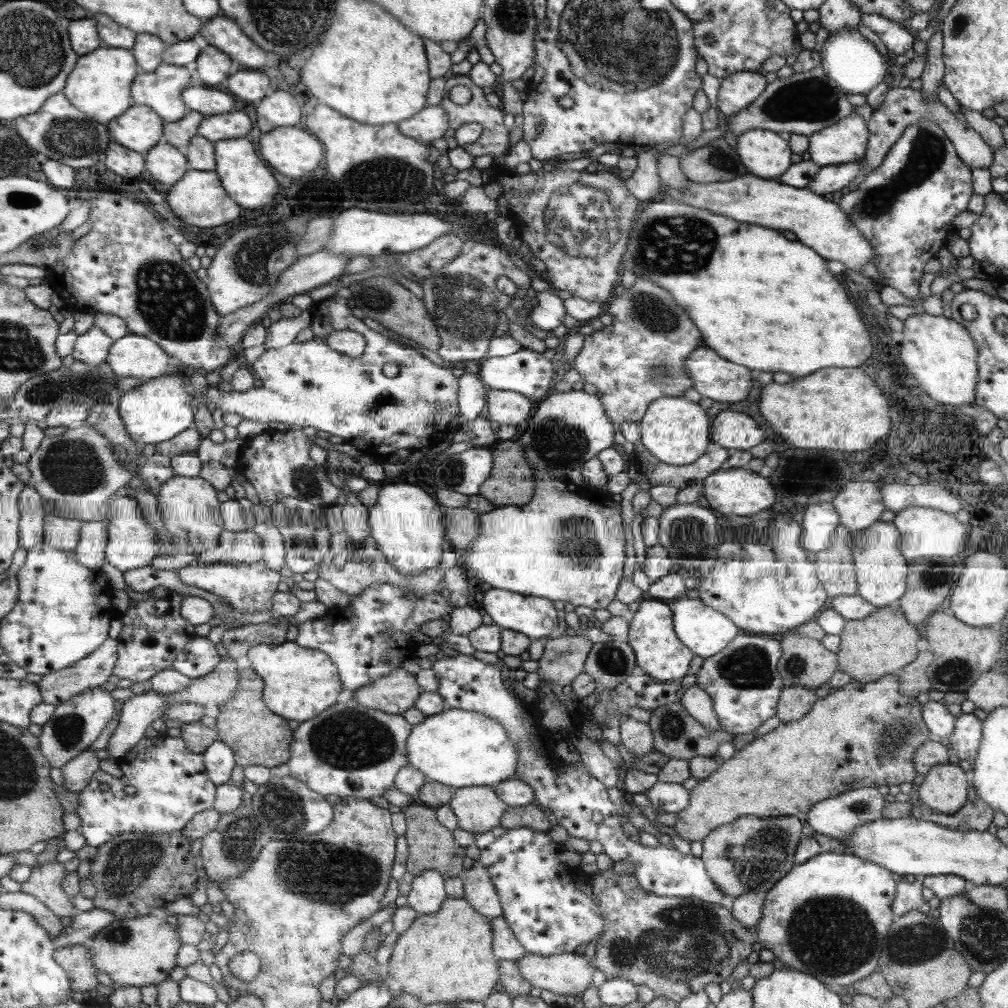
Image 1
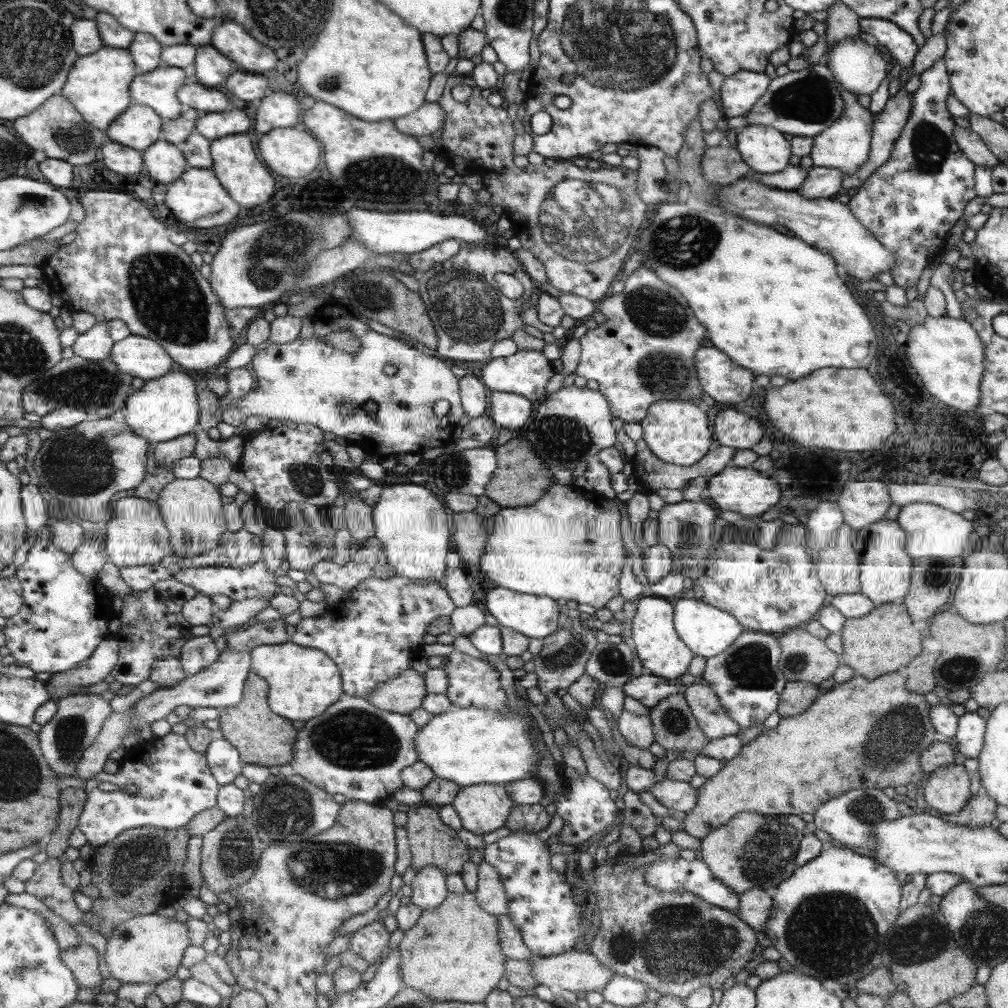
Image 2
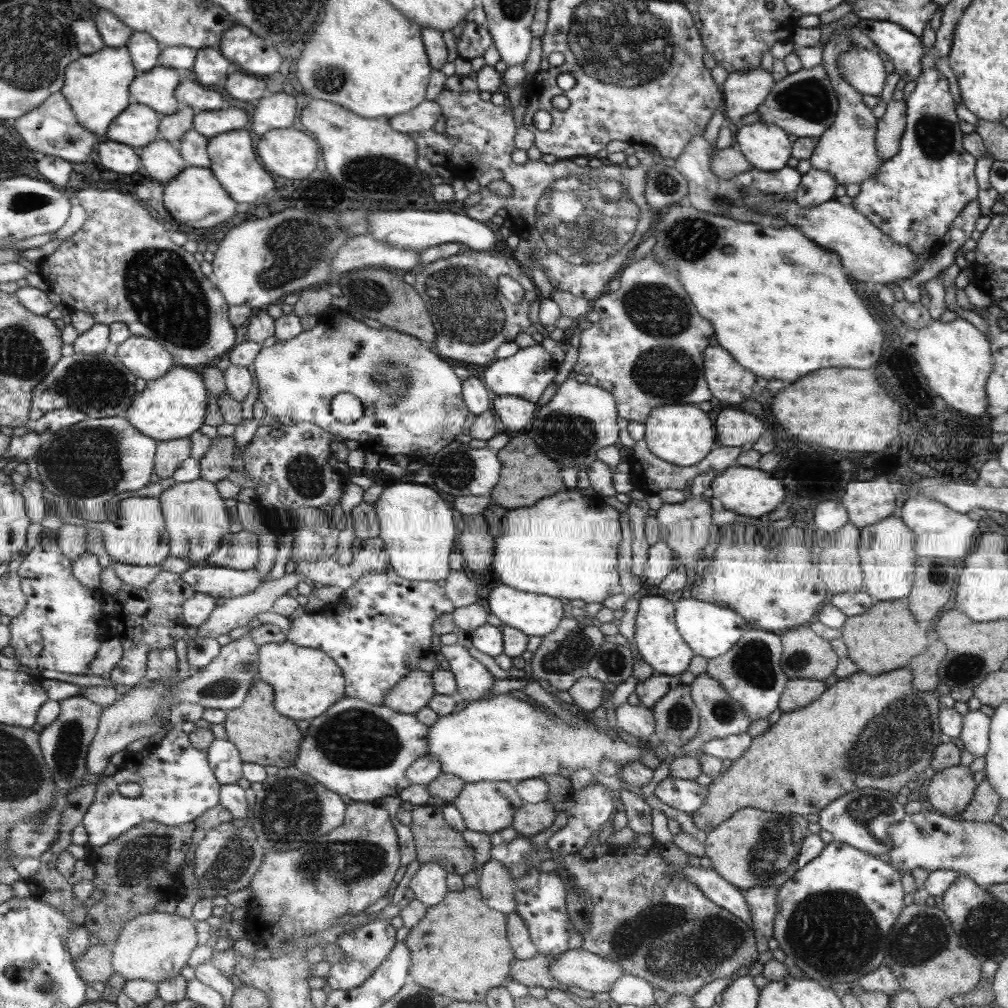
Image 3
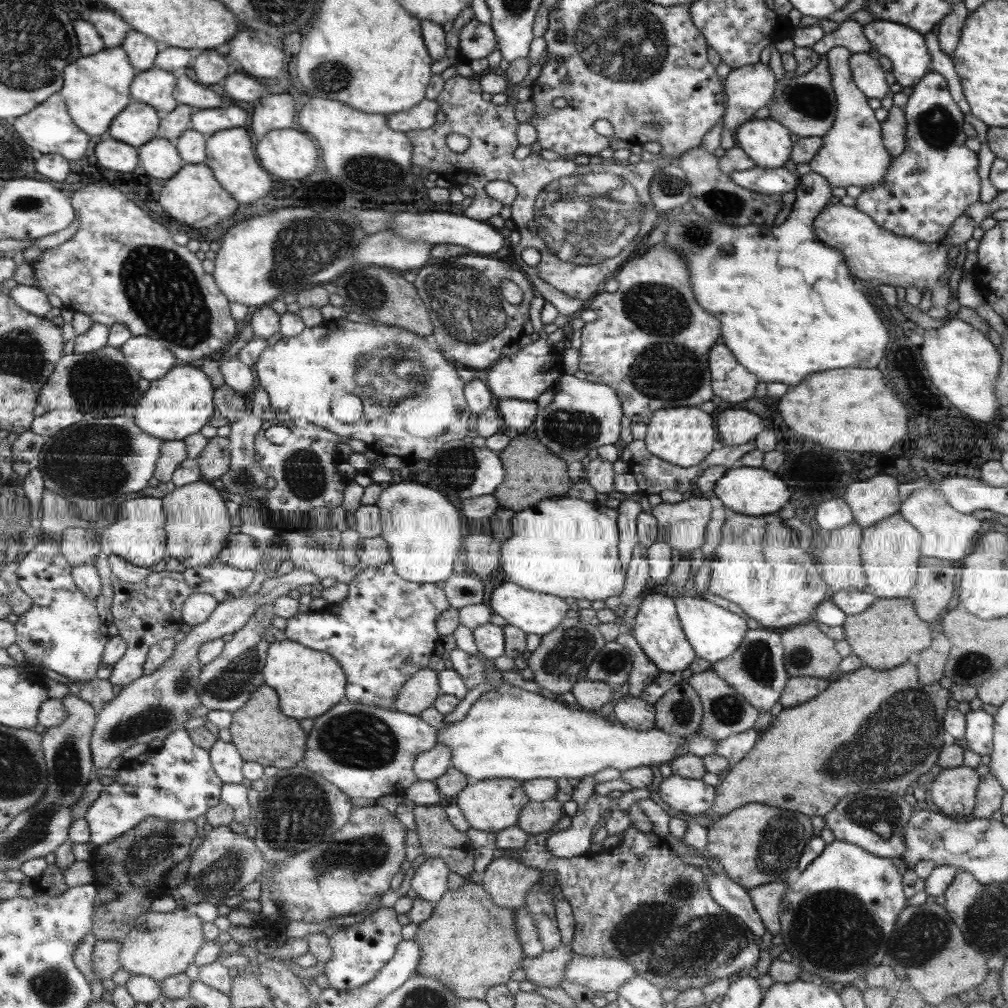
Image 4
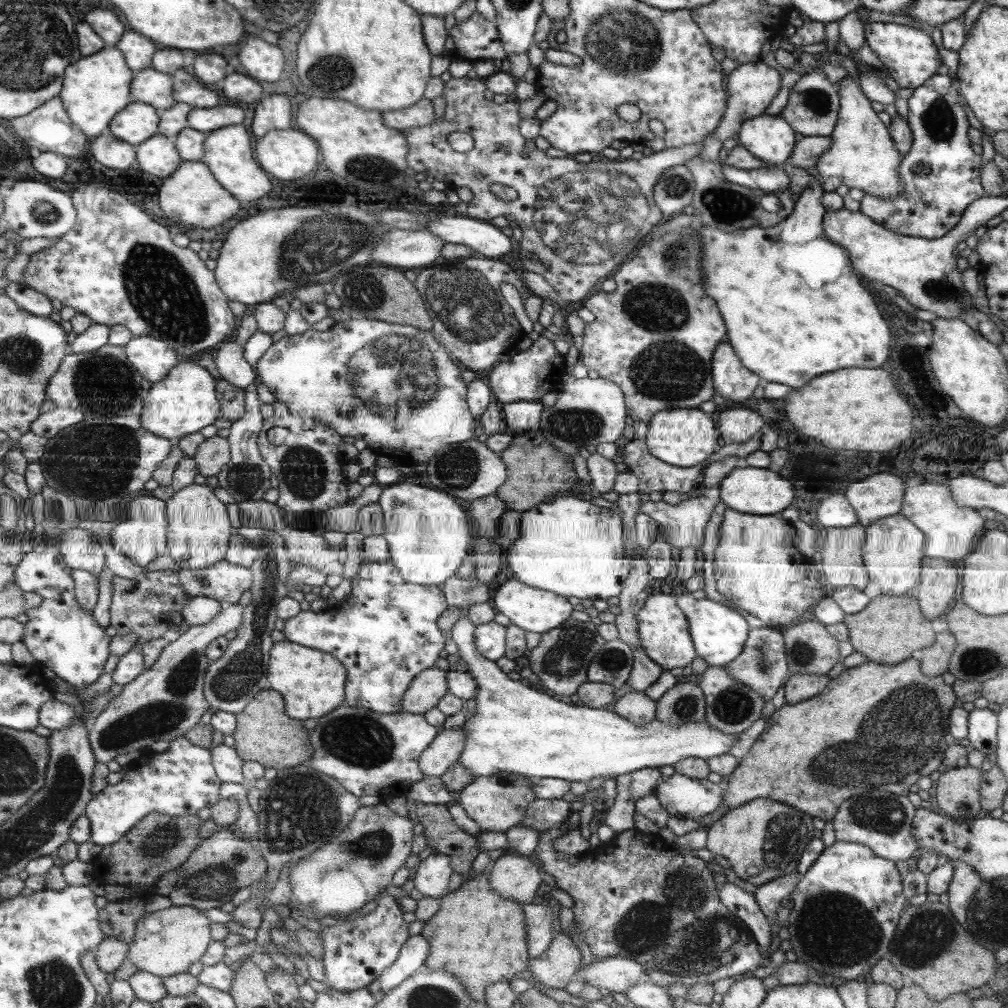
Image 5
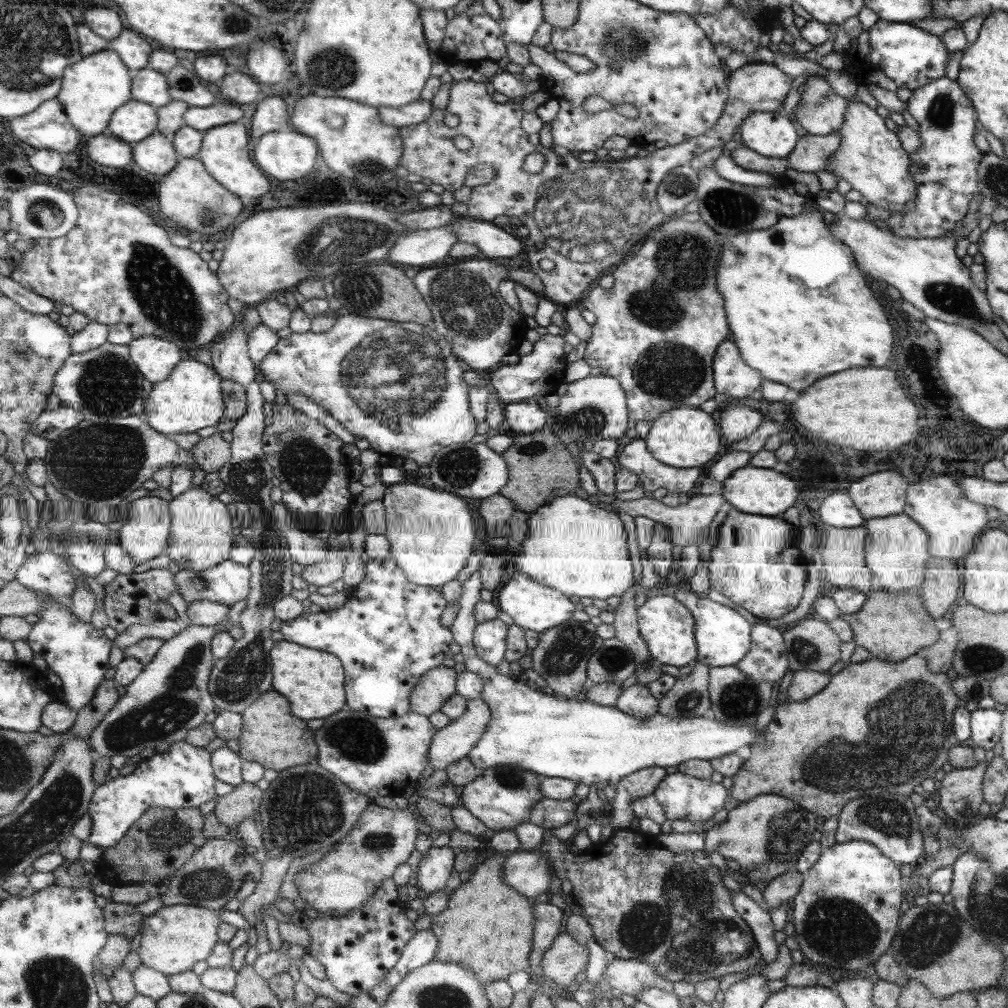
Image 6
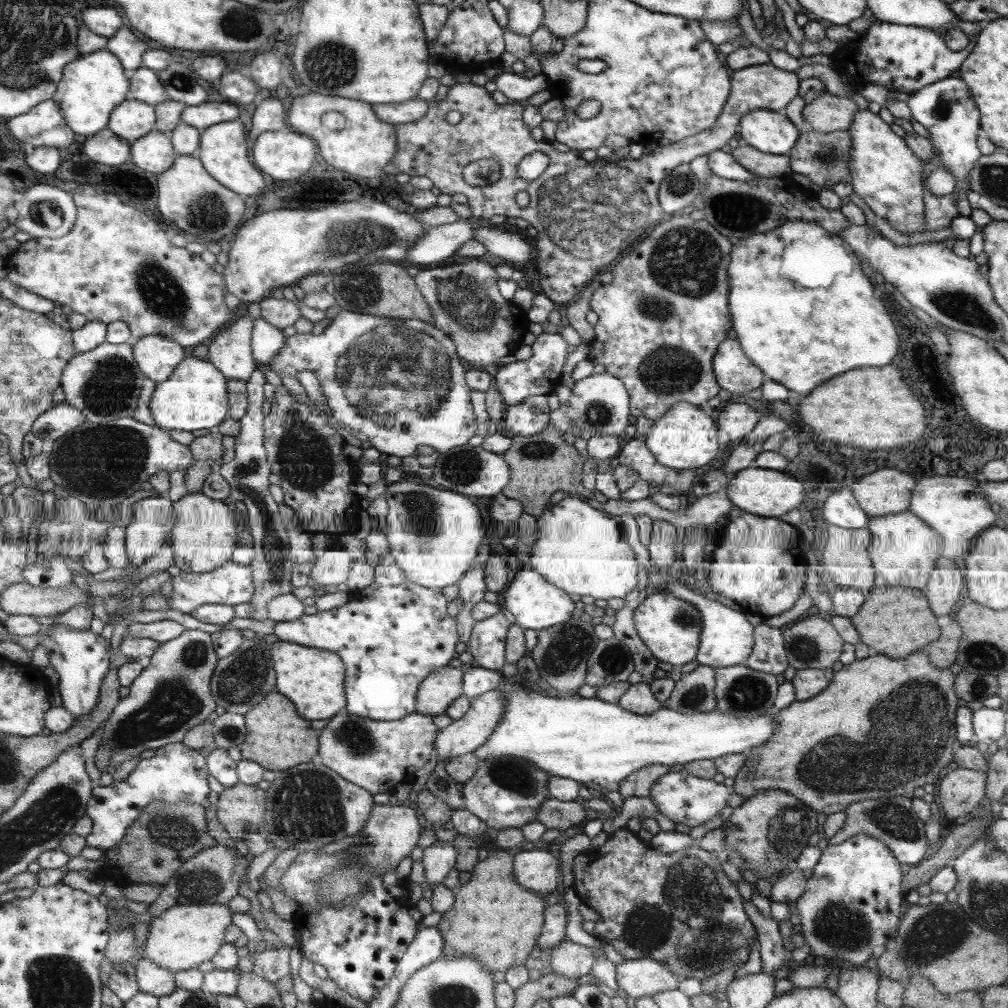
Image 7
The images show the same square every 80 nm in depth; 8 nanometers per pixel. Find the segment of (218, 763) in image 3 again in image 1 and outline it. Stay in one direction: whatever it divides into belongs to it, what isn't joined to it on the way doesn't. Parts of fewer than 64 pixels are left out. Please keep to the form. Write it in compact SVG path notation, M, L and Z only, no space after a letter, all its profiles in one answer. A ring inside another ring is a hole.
M218 739L202 754L205 756L207 774L219 786L229 783L233 768L238 765L235 760L235 751Z

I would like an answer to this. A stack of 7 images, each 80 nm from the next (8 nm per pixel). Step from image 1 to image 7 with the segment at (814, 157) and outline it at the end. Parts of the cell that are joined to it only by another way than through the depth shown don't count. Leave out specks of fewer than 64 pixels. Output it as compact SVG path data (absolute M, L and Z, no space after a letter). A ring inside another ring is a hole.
M855 109L846 131L850 138L848 176L852 192L900 234L924 232L927 226L921 172L925 161L915 157L906 141L895 136L887 124L879 120L879 115L869 109Z

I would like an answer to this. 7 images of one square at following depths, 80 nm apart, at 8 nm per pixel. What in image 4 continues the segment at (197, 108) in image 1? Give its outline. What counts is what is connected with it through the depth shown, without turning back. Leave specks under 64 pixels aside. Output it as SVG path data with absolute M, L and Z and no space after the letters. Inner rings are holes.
M183 73L178 75L178 86L174 96L180 105L189 105L195 110L197 108L203 108L203 110L221 108L221 104L223 104L223 98L217 92L207 90L203 84L191 80Z

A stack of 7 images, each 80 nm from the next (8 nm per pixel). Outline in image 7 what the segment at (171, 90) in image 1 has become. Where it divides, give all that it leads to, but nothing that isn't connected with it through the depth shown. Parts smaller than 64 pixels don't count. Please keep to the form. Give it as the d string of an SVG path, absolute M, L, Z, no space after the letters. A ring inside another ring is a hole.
M141 67L130 73L130 98L156 107L171 100L158 71Z

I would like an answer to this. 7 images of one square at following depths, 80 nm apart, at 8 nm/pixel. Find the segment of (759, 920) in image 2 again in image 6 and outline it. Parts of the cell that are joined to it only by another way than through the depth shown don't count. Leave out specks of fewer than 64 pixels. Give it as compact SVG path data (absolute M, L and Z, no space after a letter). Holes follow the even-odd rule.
M791 870L768 880L767 885L760 892L761 899L767 906L766 911L784 905L788 898L794 897L802 883L802 877L798 871Z

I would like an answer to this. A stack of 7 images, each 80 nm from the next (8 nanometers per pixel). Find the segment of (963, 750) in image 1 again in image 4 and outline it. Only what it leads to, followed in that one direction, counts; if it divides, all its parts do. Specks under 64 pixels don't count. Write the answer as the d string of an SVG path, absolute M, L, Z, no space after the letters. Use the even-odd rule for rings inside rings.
M979 709L969 710L964 714L965 730L962 738L967 743L967 748L970 748L978 754L983 756L992 751L992 716L985 711Z

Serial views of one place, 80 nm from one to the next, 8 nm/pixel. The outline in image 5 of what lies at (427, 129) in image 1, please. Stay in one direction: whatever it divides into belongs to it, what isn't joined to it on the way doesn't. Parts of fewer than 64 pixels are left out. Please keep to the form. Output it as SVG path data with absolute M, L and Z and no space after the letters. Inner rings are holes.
M425 97L410 107L382 113L383 122L390 128L399 131L427 126L433 119L433 105Z

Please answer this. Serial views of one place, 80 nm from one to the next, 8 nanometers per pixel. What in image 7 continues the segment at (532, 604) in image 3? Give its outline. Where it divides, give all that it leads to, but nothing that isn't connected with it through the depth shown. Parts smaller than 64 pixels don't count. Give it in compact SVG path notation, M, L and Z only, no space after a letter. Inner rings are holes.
M524 567L515 574L500 595L503 596L504 609L513 614L515 623L523 630L542 631L556 624L565 623L571 612L576 610L573 608L573 602L567 598L566 592L553 584L547 584L539 573L526 570Z

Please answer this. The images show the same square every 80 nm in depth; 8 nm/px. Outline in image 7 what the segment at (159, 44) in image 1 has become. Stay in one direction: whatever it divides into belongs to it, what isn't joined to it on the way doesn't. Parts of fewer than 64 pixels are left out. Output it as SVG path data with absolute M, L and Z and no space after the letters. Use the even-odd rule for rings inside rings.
M121 28L115 38L108 40L107 49L122 60L128 73L132 73L143 67L143 56L149 50L149 46L143 40L139 40L129 28Z

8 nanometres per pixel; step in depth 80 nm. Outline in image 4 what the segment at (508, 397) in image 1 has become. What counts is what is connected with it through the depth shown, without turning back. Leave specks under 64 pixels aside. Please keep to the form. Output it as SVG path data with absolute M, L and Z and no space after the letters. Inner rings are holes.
M498 399L494 400L502 426L513 428L513 430L523 430L527 426L532 426L534 416L538 408L535 401L529 402L523 399Z

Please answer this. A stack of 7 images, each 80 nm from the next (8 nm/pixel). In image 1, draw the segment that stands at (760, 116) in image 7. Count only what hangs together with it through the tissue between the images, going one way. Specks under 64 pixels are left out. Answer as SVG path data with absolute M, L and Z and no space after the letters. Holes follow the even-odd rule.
M747 129L737 136L736 153L749 174L763 180L778 179L790 167L787 142L767 129Z

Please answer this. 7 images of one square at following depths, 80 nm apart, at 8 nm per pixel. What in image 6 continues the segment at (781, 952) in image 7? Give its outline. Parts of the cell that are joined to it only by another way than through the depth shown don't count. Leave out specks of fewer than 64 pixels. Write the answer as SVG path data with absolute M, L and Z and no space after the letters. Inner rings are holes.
M731 891L730 898L735 913L739 914L739 917L743 918L743 921L750 926L754 936L754 944L757 946L759 954L762 955L764 965L775 962L778 946L773 939L775 930L767 911L761 910L759 904L753 902L741 891Z

